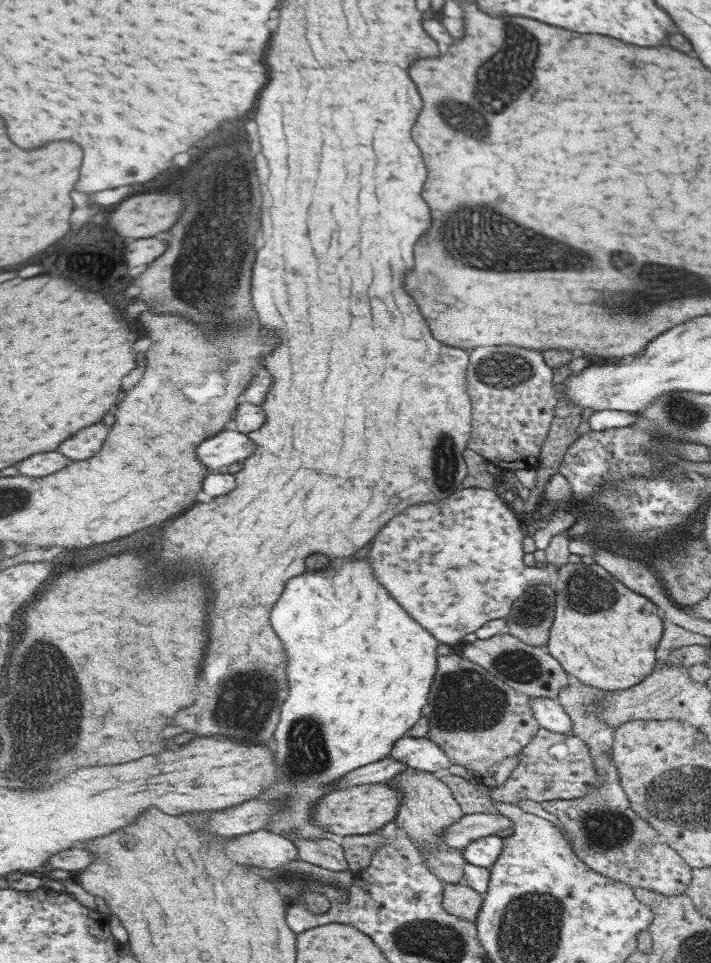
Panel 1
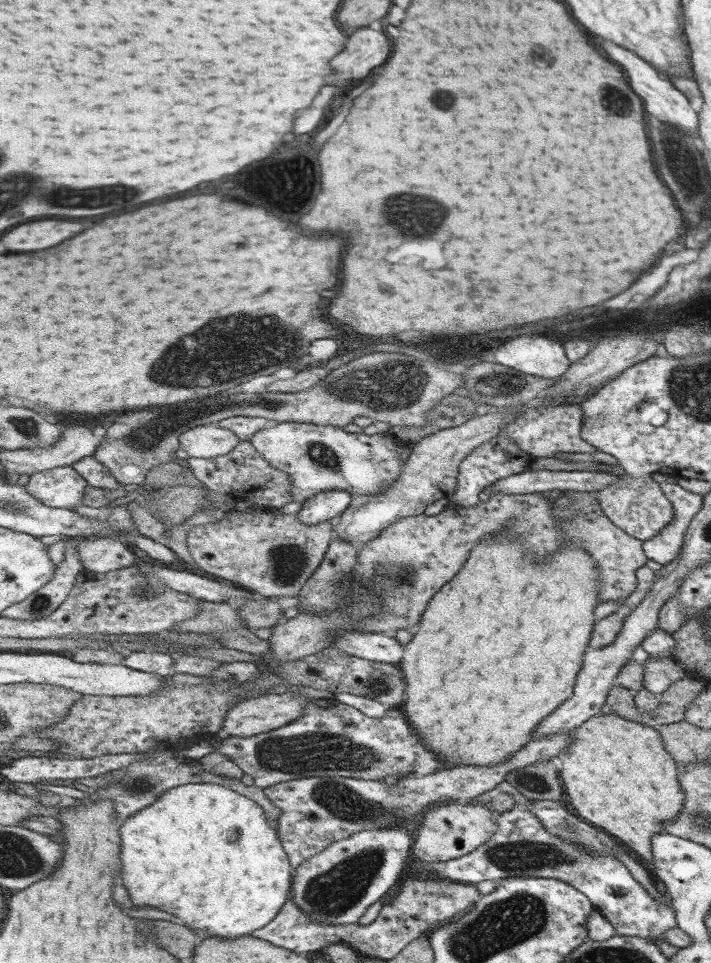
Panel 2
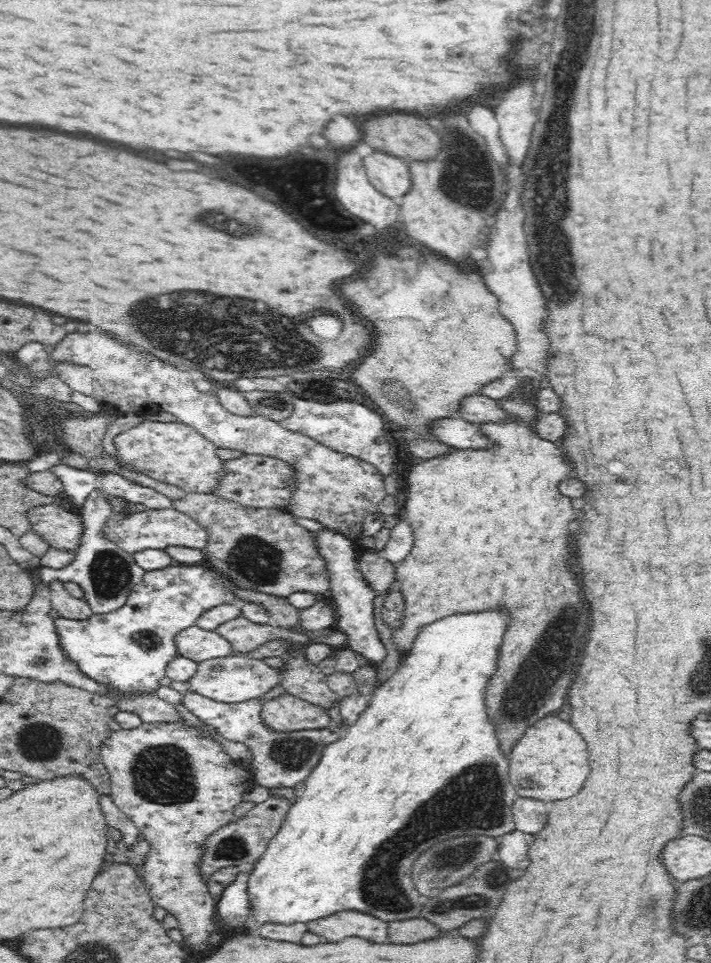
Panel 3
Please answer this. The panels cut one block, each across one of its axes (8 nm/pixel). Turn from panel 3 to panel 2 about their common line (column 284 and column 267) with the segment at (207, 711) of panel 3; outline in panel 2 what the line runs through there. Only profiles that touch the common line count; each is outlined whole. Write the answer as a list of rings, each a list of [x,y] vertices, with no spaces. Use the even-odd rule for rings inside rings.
[[[321,699],[309,702],[303,711],[303,717],[295,722],[252,737],[222,737],[218,752],[237,763],[254,779],[258,787],[269,788],[281,782],[313,778],[319,776],[341,776],[367,780],[381,780],[394,774],[411,774],[414,776],[433,774],[441,768],[439,757],[433,752],[425,752],[426,746],[421,742],[414,727],[406,721],[405,715],[393,708],[385,717],[372,719],[363,715],[353,706],[333,699]]]

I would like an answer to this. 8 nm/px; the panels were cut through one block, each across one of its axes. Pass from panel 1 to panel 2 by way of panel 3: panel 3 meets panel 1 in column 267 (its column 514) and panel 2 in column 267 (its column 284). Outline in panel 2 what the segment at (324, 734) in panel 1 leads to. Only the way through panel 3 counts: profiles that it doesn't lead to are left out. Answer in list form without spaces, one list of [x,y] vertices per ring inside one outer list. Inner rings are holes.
[[[193,783],[166,790],[157,802],[131,816],[122,825],[123,854],[121,854],[121,858],[125,862],[123,878],[125,878],[125,886],[131,890],[133,902],[139,906],[149,904],[149,906],[155,906],[161,910],[175,912],[175,916],[183,918],[183,922],[187,922],[187,926],[193,928],[197,934],[207,932],[207,934],[221,936],[221,938],[239,938],[239,936],[265,928],[269,922],[273,922],[278,917],[283,905],[291,899],[295,872],[291,868],[289,855],[285,852],[285,847],[281,844],[281,838],[277,834],[276,824],[271,823],[263,809],[255,799],[222,784]]]

